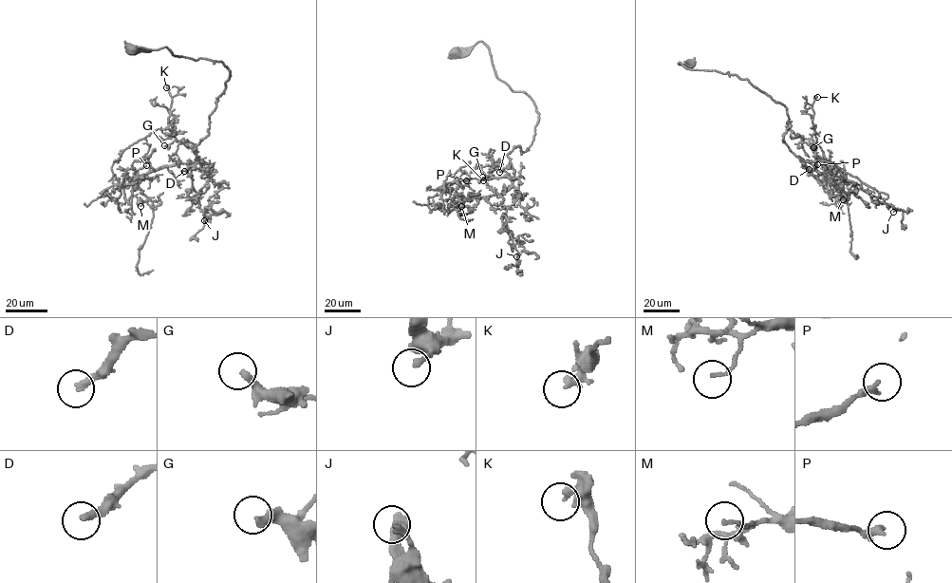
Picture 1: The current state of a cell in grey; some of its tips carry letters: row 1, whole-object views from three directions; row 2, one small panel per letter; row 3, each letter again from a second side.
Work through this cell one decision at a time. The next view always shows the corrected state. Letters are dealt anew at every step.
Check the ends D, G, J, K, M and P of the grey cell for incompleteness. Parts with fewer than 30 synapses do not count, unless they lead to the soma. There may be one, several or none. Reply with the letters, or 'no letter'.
D

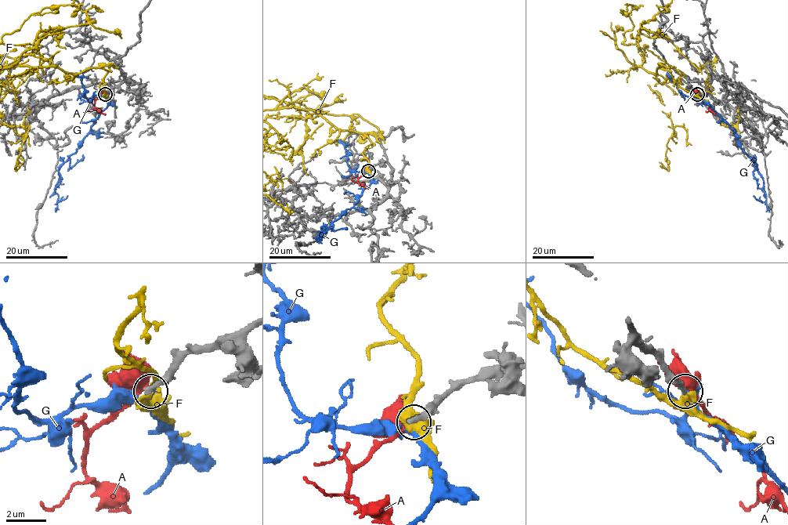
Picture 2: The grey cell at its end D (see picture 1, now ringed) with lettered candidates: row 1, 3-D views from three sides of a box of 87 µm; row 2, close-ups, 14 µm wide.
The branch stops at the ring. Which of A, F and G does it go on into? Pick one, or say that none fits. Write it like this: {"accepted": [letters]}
{"accepted": ["G"]}

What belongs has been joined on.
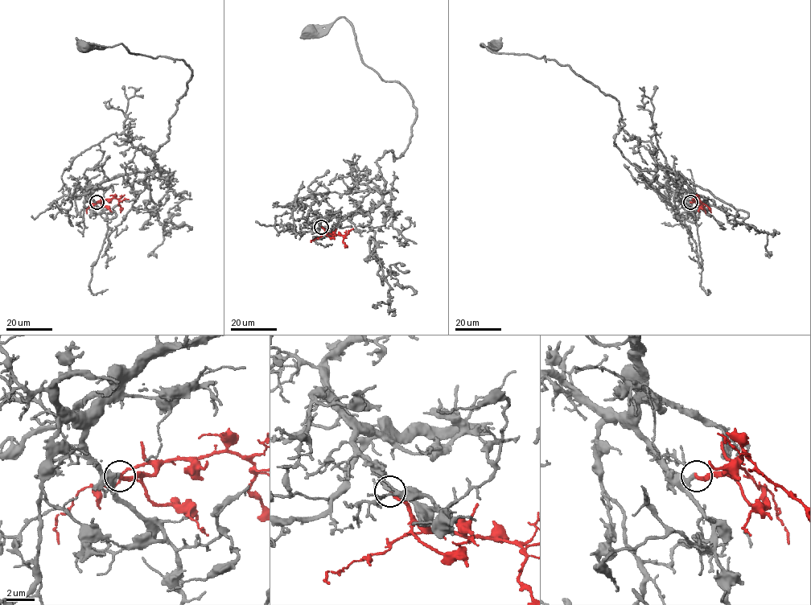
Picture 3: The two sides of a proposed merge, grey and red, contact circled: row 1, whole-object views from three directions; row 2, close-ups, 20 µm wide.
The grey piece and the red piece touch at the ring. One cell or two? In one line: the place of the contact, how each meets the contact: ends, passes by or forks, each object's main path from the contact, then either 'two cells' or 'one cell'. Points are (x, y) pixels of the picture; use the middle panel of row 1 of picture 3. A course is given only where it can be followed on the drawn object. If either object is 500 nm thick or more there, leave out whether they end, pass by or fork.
place (321, 227); grey ends; red ends; course grey (321, 227), (315, 218), (380, 201), (376, 160), (402, 155), (416, 109), (363, 62), (345, 18), (310, 31); course red (321, 227), (328, 233), (341, 235), (345, 247); one cell

